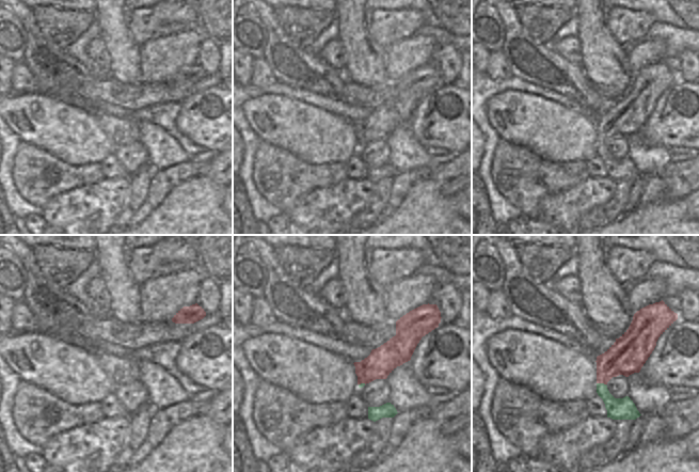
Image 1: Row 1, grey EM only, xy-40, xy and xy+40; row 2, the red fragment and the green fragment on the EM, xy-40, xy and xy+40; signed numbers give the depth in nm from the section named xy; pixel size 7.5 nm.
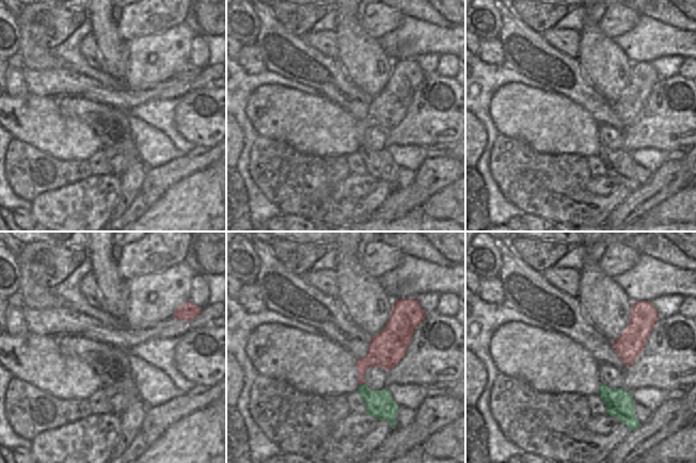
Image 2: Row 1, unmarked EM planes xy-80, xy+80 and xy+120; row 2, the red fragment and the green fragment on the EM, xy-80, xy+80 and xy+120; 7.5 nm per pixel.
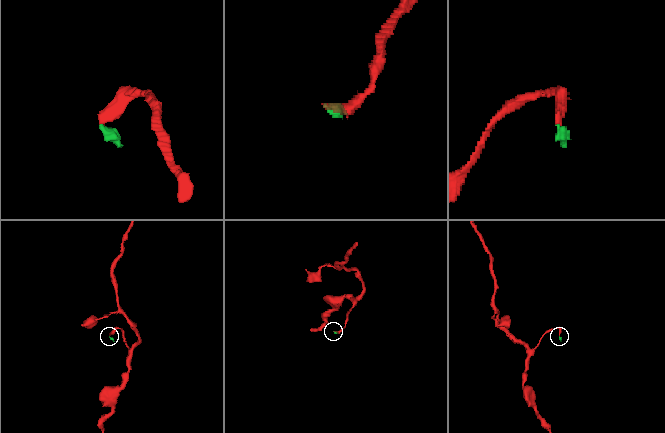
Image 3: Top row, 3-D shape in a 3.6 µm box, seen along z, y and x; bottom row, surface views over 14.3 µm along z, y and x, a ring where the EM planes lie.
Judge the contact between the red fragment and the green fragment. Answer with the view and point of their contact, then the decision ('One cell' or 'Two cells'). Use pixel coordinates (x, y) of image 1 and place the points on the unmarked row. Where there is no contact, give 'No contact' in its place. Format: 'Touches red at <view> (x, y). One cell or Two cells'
Touches red at xy+40 (601, 143). One cell

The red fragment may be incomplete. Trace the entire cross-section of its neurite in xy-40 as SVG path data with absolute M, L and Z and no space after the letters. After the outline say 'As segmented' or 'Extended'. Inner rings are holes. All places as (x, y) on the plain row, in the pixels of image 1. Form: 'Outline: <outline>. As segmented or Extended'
Outline: M197 64L184 67L172 79L175 84L194 84L206 77L206 73Z. As segmented

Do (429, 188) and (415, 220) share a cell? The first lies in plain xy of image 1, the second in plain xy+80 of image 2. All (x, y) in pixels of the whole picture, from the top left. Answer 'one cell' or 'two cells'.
one cell

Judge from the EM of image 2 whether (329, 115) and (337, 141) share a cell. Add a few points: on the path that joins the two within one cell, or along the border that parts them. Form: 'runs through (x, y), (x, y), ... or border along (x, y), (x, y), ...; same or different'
runs through (329, 122), (331, 131), (334, 134); same

